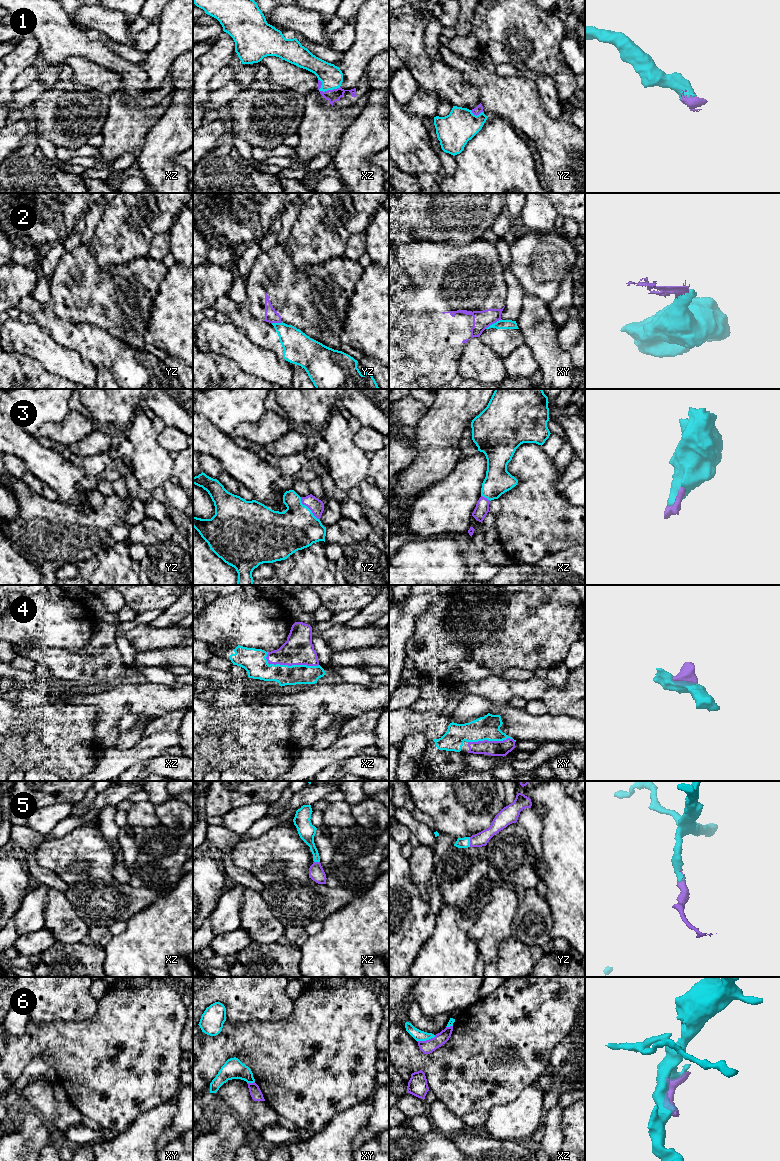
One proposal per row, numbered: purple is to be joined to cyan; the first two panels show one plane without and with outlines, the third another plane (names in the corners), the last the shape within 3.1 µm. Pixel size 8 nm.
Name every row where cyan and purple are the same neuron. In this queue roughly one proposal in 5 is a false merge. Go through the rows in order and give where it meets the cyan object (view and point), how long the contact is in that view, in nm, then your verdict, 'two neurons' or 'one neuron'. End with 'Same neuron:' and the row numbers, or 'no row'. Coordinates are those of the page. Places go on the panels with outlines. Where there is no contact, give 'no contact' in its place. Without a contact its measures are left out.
1: meets cyan in xz at (325, 90); contact 200 nm long; one neuron
2: meets cyan in xy at (494, 323); contact 150 nm long; two neurons
3: meets cyan in yz at (308, 508); contact 240 nm long; one neuron
4: meets cyan in xz at (294, 665); contact 400 nm long; one neuron
5: meets cyan in yz at (469, 842); contact 80 nm long; one neuron
6: meets cyan in xz at (426, 1039); contact 160 nm long; two neurons
Same neuron: 1, 3, 4, 5

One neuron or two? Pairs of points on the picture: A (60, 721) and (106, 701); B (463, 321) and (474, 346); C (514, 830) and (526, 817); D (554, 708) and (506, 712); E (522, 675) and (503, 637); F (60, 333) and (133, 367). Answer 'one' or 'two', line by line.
A: two
B: two
C: two
D: two
E: two
F: one

